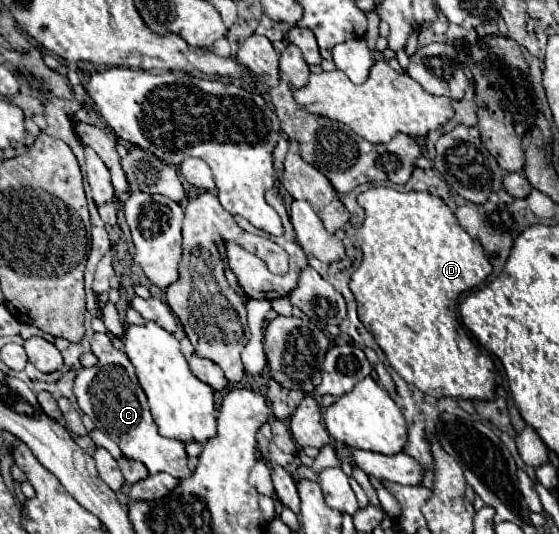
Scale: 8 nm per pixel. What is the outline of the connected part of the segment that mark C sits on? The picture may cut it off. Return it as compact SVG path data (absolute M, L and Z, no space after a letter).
M95 332L91 338L91 350L99 358L95 368L81 368L75 378L75 396L81 410L95 422L95 428L105 432L121 448L125 458L143 462L149 474L167 472L179 480L189 478L191 470L187 466L187 452L183 440L163 438L157 424L149 412L145 392L141 390L135 368L125 352L115 350L107 334Z

